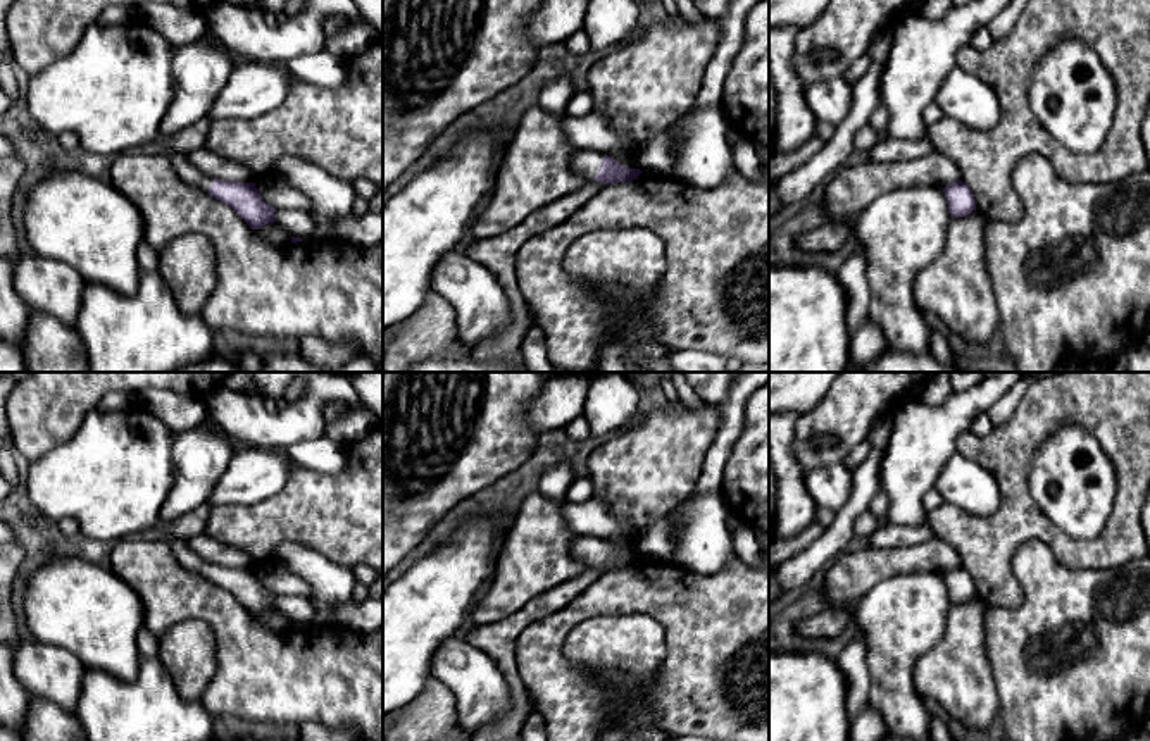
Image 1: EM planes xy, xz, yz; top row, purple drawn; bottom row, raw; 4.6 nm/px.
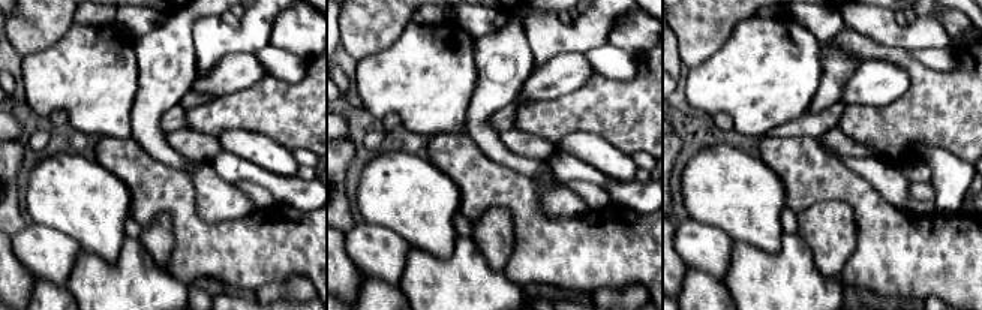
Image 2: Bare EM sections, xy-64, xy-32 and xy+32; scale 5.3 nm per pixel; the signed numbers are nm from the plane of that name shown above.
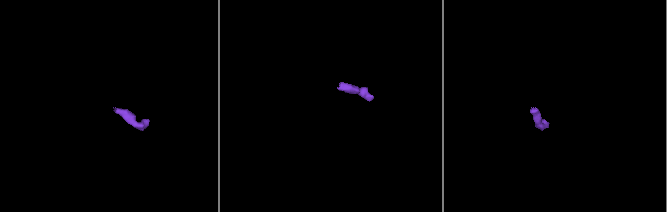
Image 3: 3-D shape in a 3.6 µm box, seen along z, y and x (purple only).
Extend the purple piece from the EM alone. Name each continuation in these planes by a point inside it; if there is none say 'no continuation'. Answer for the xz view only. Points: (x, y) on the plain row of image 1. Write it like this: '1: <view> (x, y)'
1: xz (587, 548)

